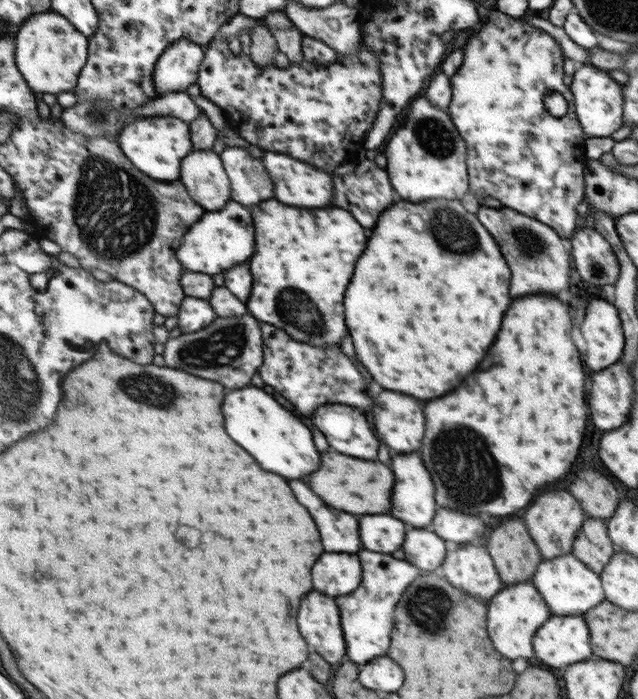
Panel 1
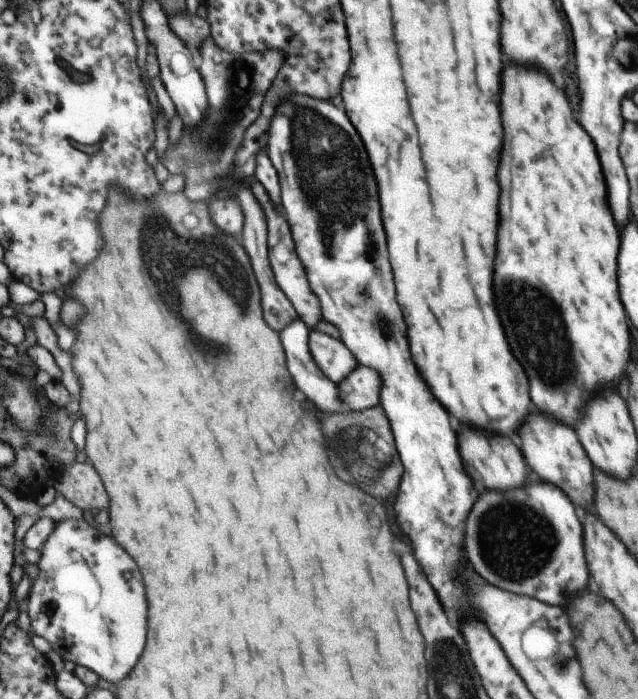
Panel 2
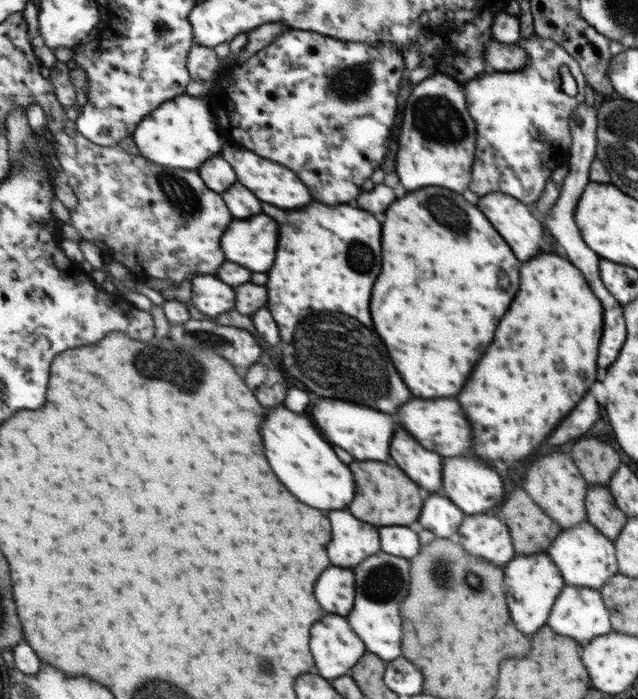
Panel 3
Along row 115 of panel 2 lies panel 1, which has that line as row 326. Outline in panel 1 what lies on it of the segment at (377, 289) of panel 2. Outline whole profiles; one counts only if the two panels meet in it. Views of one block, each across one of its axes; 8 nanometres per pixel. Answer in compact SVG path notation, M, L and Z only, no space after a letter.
M267 200L267 202L261 202L253 208L253 216L255 216L255 240L257 240L257 246L255 246L255 256L251 258L251 272L253 272L253 280L255 280L255 288L253 288L253 294L247 301L249 313L251 313L257 320L265 323L272 324L273 326L283 330L291 336L295 336L295 339L303 341L307 344L313 345L313 347L325 347L325 345L335 345L335 342L339 342L345 334L345 324L343 324L343 292L345 292L345 286L351 278L351 272L353 272L353 264L355 260L359 258L361 250L365 248L365 242L367 238L363 236L363 228L351 218L349 212L341 210L341 208L295 208L295 206L287 206L279 200Z

